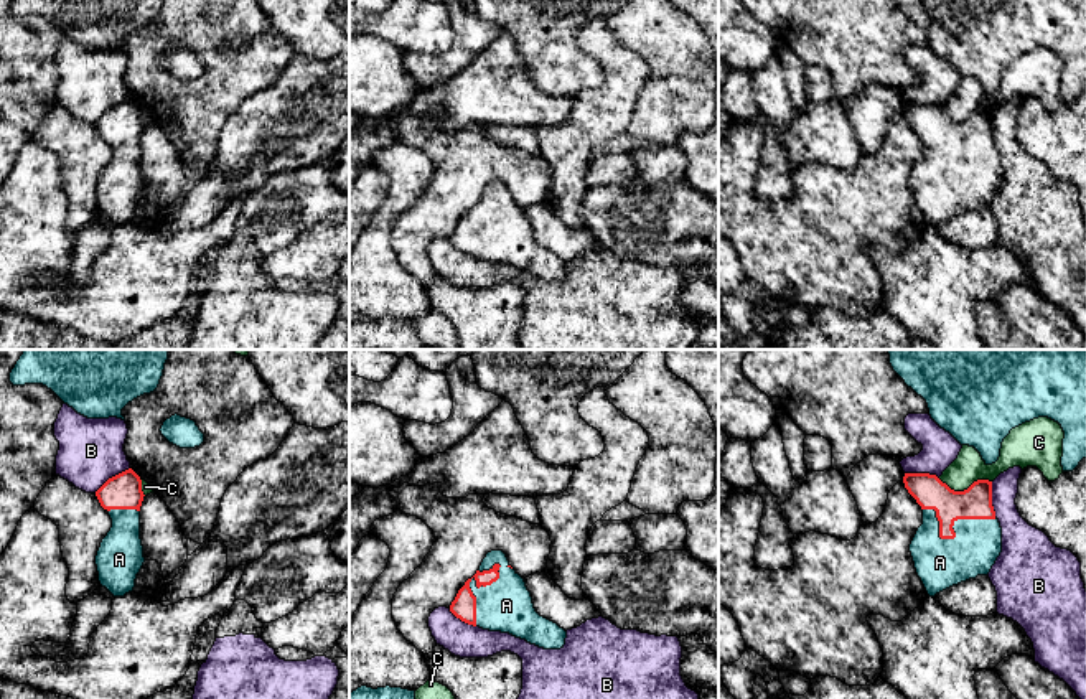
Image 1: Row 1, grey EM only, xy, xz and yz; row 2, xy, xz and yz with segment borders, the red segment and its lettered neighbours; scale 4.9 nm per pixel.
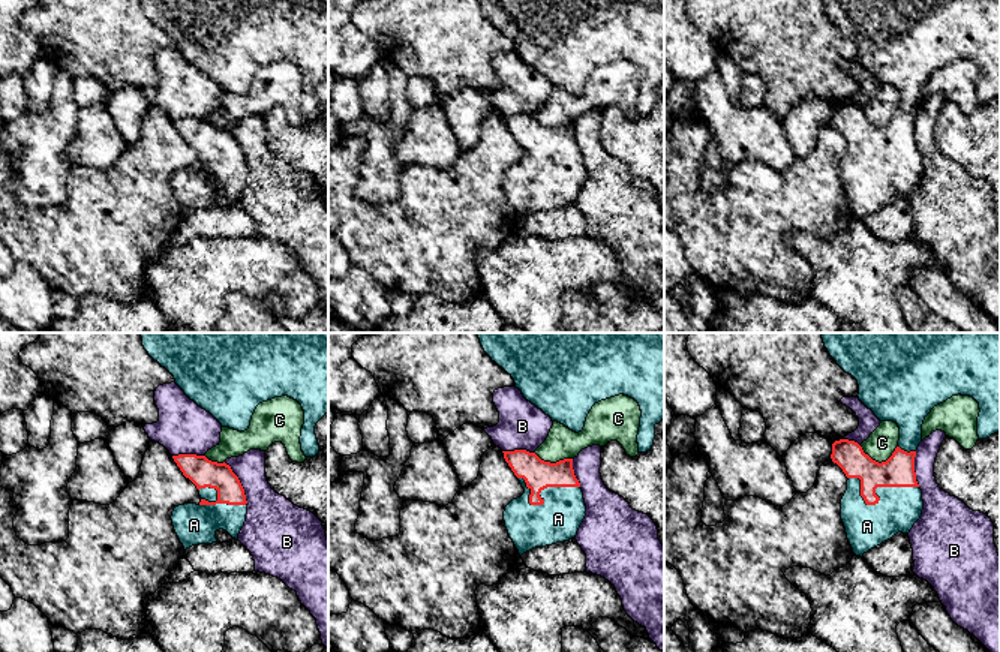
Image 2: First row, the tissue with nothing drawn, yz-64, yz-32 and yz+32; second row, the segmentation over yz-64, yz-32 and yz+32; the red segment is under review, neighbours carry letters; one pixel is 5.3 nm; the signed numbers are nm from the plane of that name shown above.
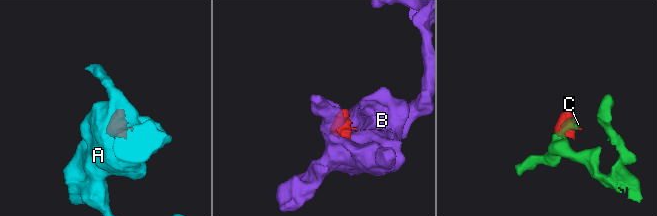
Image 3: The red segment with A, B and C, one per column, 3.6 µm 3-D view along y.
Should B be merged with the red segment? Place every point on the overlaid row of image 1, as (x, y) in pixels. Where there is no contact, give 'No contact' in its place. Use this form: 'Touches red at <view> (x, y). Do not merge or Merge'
Touches red at yz (991, 500). Do not merge

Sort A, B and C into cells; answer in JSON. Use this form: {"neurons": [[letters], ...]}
{"neurons": [["A"], ["B"], ["C"]]}

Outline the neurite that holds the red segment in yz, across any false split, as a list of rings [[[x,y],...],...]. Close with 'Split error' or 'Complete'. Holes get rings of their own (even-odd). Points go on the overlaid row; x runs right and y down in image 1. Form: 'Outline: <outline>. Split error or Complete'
Outline: [[[905,473],[905,488],[923,509],[923,524],[918,528],[910,552],[918,577],[929,597],[987,575],[1002,552],[1002,528],[992,506],[992,481],[977,480],[964,491],[954,491],[936,475]]]. Split error

